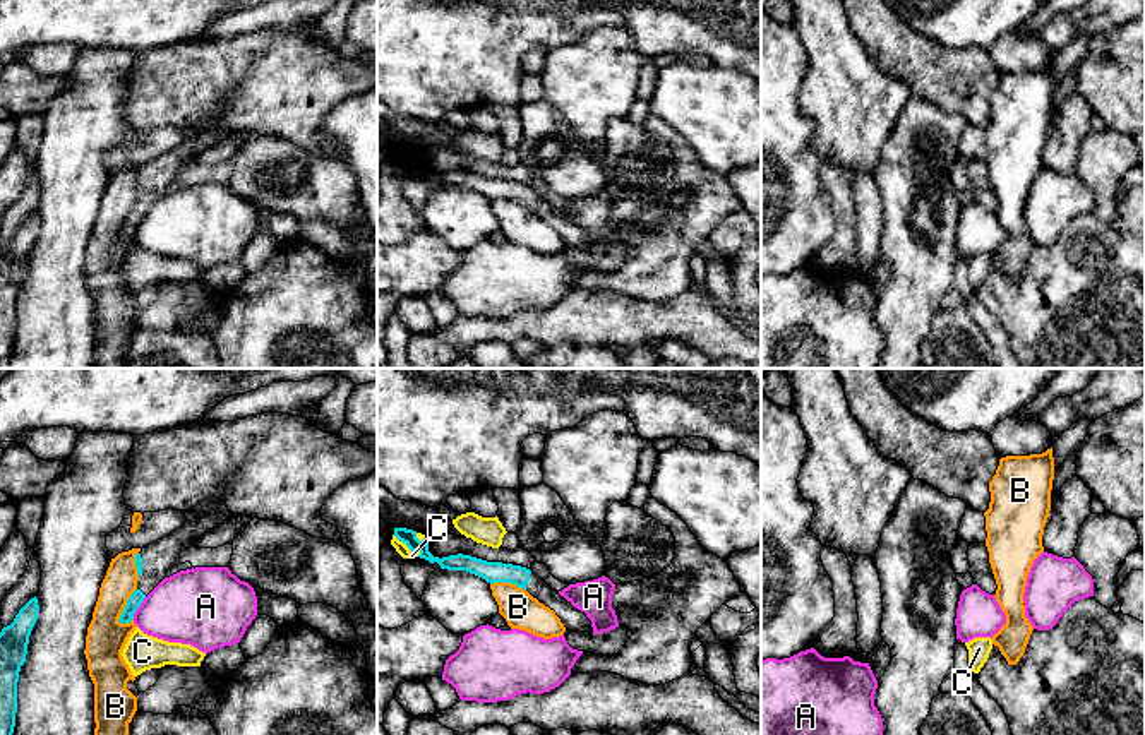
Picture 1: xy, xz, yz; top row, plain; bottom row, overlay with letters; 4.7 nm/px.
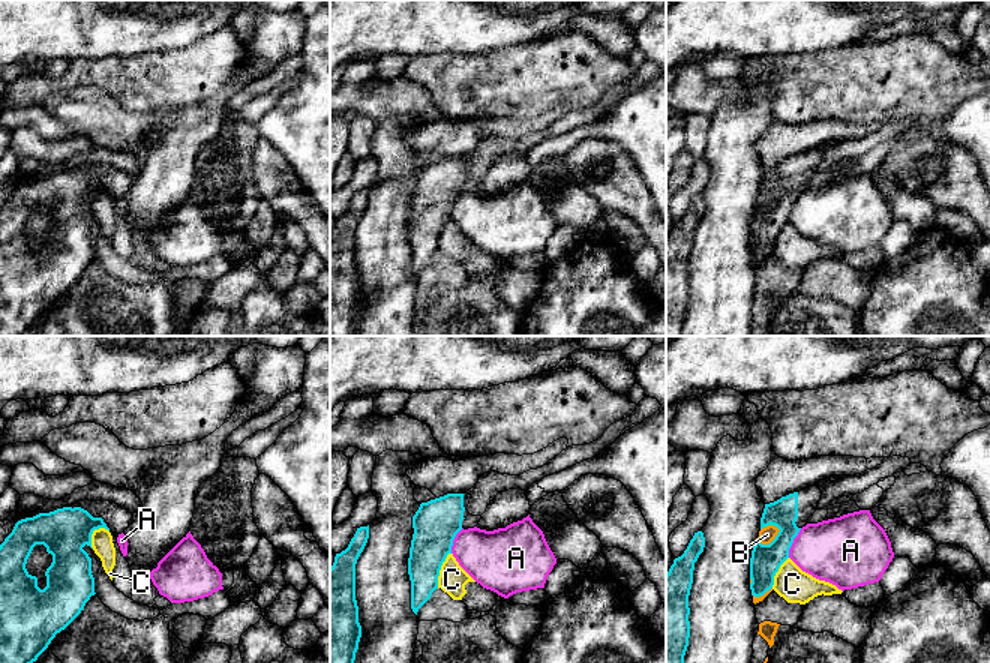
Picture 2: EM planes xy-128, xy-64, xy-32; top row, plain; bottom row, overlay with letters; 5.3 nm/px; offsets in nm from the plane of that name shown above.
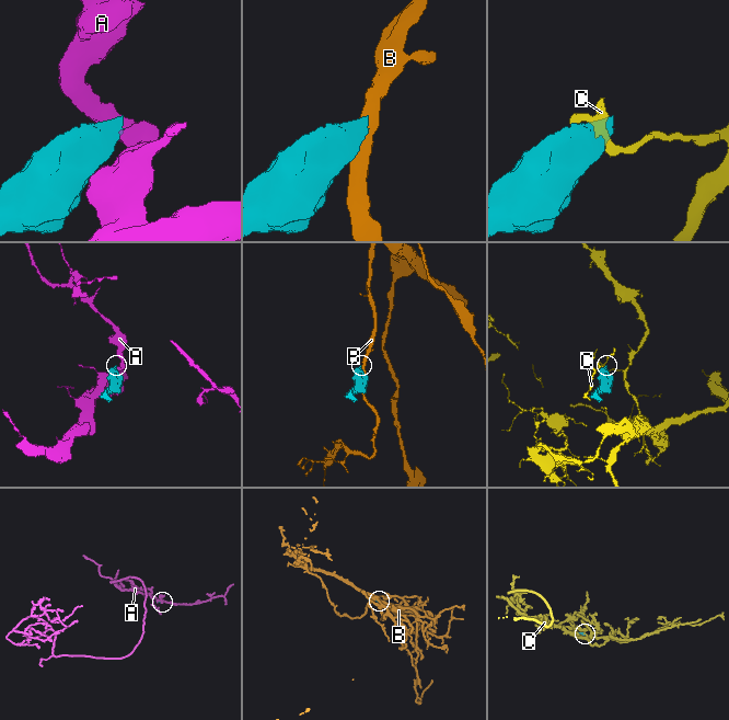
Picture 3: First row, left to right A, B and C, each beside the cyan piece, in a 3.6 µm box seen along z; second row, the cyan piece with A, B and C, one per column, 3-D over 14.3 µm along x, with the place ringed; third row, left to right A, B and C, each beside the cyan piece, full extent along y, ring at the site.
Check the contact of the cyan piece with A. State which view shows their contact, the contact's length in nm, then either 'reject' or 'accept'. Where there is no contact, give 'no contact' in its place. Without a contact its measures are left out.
xy | 130 nm | reject

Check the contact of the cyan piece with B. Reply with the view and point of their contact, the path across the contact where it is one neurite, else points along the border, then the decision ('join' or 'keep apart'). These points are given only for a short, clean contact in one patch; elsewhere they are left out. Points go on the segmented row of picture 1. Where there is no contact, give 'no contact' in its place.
meets cyan in xy at (125, 607); keep apart

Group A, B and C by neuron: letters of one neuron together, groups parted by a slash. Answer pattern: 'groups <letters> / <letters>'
groups A / B / C

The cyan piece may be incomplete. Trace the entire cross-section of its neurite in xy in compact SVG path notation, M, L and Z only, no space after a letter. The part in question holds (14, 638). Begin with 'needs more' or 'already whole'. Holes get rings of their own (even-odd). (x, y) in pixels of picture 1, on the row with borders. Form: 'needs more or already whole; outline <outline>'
already whole; outline M31 598L14 622L0 632L0 735L12 735L17 713L17 682L26 661L31 630L38 620L38 598Z

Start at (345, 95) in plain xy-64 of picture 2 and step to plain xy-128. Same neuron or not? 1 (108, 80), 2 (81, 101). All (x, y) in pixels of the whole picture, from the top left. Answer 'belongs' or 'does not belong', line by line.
1: does not belong
2: belongs

